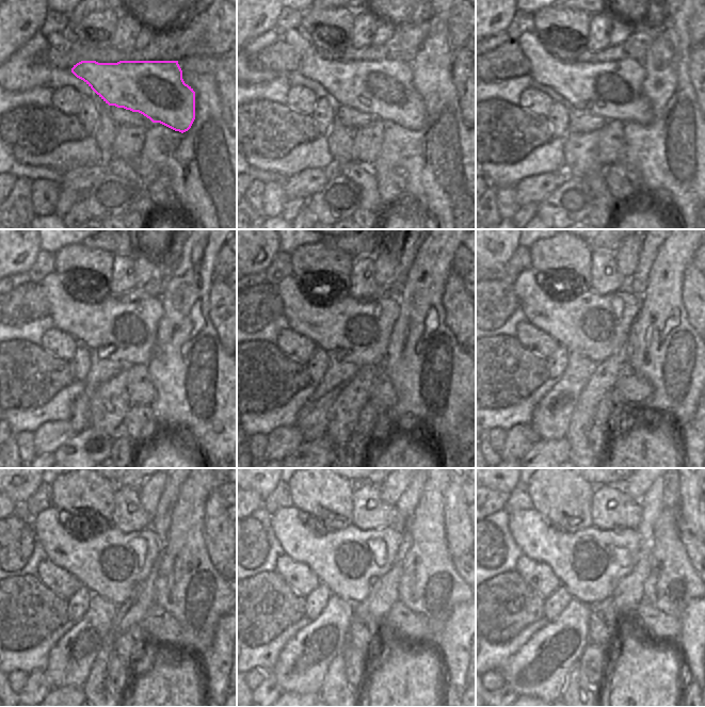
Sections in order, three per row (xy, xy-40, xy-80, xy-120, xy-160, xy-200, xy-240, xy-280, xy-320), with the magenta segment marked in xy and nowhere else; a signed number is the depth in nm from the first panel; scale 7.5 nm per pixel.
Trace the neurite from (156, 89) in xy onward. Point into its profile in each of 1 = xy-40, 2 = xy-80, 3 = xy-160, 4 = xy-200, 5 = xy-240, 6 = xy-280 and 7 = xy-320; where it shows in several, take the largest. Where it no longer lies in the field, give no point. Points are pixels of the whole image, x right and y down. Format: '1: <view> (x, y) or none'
1: xy-40 (384, 89)
2: xy-80 (612, 90)
3: xy-160 (359, 330)
4: xy-200 (595, 326)
5: xy-240 (111, 563)
6: xy-280 (349, 561)
7: xy-320 (589, 563)

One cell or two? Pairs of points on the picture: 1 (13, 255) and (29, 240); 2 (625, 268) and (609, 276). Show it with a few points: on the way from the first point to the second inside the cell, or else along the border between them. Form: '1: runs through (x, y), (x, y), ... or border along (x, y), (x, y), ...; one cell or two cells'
1: runs through (17, 251), (25, 243); one cell
2: border along (614, 251), (617, 269), (627, 278); two cells

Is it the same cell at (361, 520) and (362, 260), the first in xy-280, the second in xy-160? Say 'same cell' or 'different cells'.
same cell

